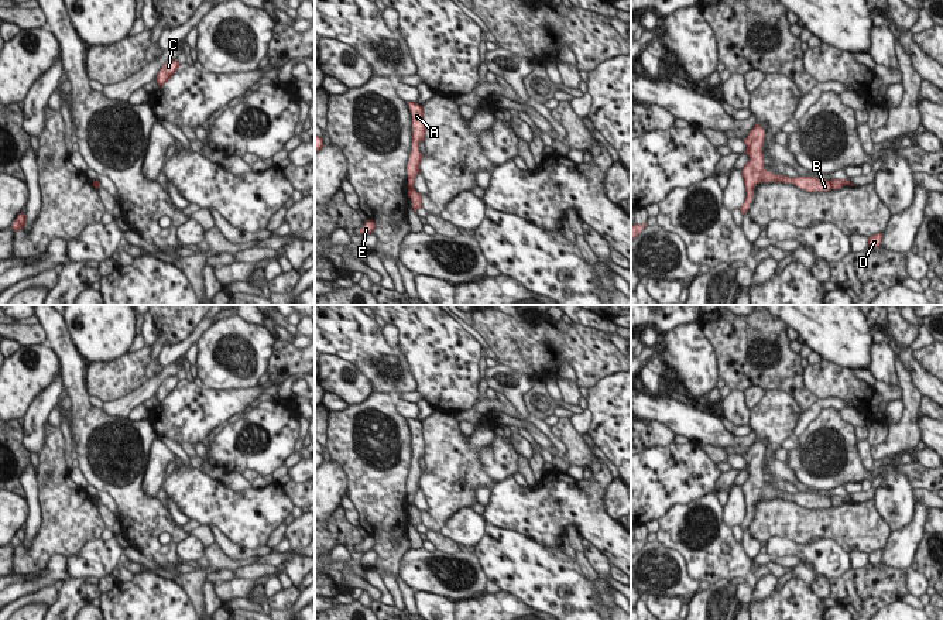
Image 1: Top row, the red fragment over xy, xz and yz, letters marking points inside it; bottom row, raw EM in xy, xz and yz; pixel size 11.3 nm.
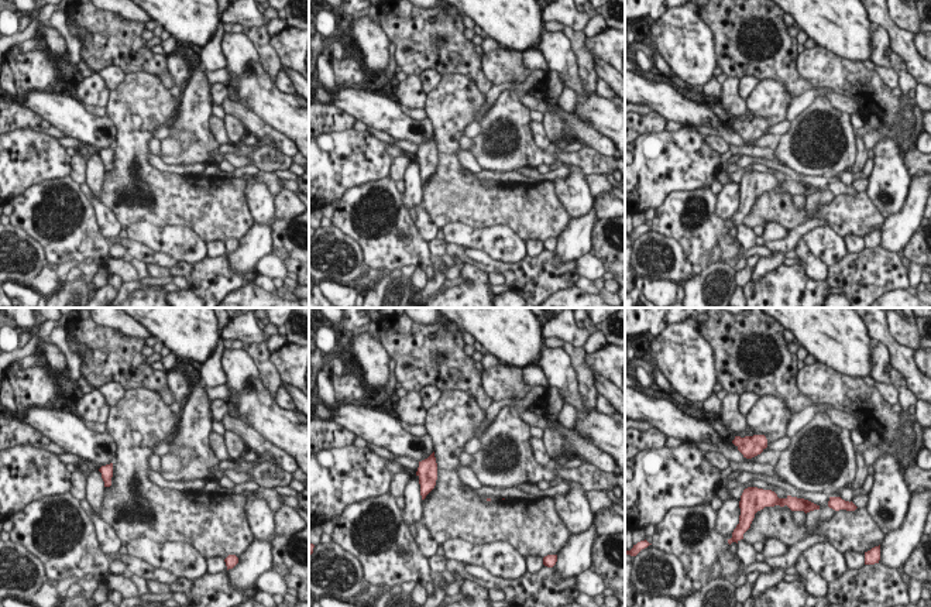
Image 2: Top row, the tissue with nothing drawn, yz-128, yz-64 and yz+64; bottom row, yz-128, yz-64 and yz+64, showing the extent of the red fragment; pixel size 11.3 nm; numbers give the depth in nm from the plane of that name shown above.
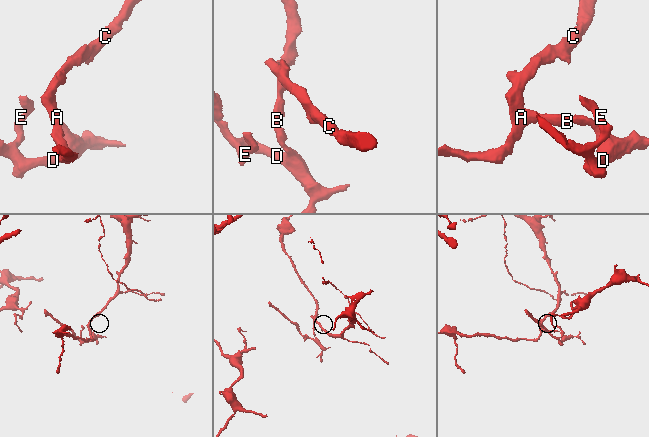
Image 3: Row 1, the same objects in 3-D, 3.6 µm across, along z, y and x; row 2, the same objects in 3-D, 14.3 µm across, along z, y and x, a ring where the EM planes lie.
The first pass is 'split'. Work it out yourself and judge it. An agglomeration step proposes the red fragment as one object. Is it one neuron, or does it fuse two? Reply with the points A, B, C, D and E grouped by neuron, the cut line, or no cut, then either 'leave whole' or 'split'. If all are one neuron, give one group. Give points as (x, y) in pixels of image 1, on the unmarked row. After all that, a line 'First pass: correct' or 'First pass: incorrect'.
A B C / D E | yz (830, 497), (832, 504) | split
First pass: correct

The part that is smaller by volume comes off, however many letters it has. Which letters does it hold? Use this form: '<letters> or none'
D, E

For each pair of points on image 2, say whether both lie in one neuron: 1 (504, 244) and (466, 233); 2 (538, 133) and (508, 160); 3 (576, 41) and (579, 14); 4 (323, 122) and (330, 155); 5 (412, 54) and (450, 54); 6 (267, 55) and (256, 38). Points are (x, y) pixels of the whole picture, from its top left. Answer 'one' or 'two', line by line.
1: one
2: two
3: two
4: two
5: one
6: one

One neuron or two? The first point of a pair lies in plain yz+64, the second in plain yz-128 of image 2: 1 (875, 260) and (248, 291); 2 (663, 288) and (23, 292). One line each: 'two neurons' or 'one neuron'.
1: two neurons
2: one neuron

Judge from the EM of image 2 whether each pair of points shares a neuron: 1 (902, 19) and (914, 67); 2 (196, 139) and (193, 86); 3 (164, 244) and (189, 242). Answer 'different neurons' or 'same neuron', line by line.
1: different neurons
2: same neuron
3: same neuron

